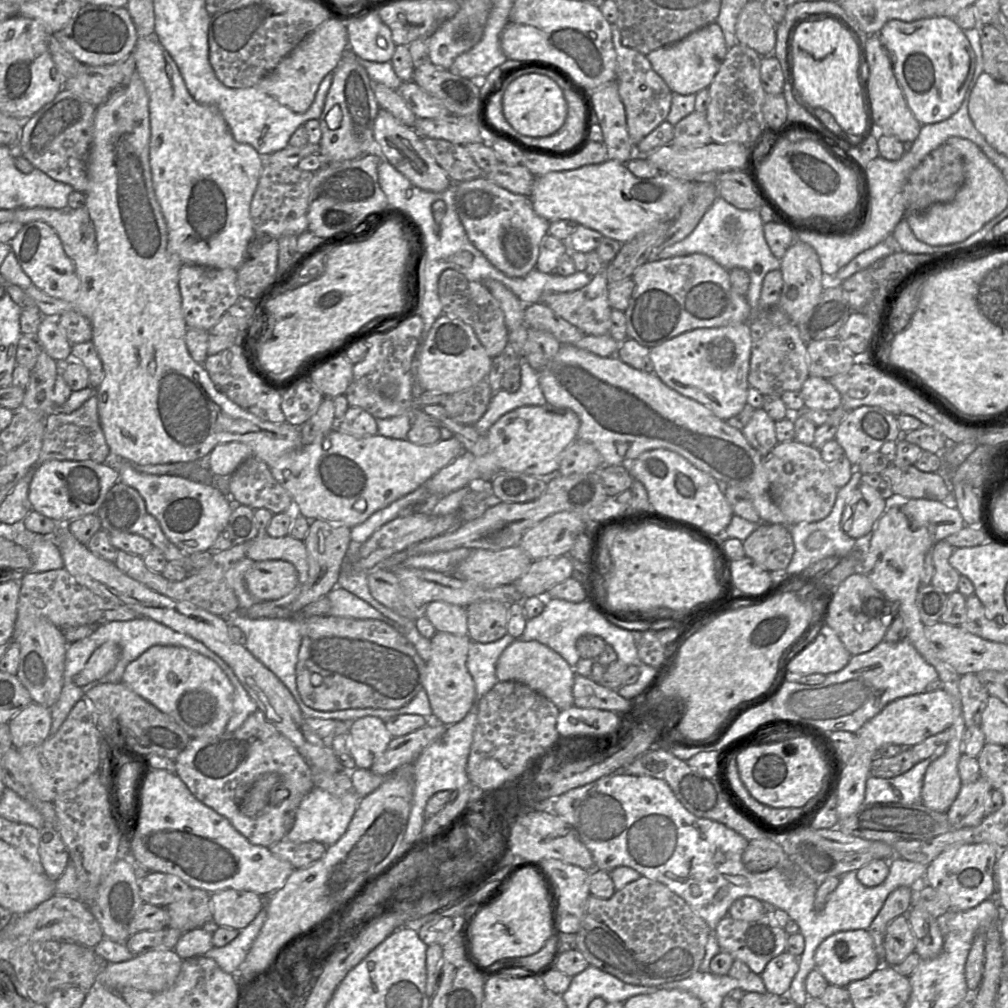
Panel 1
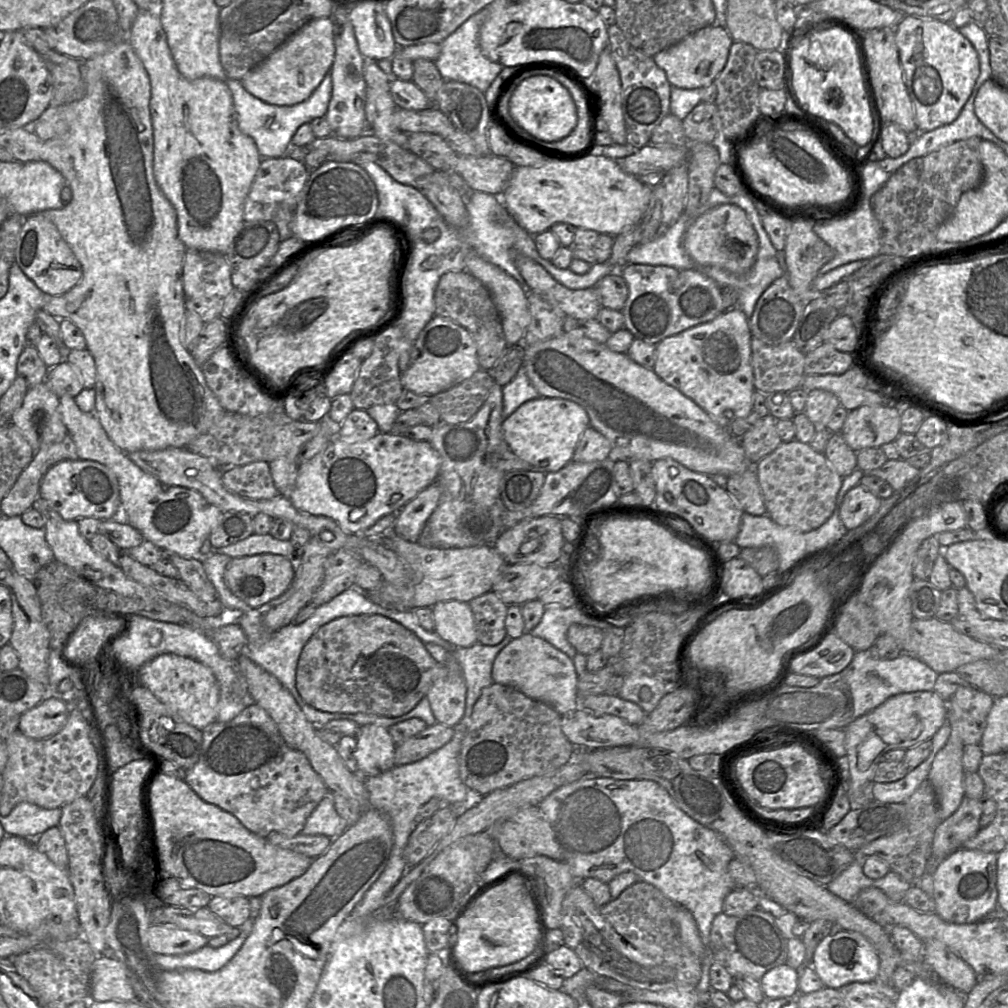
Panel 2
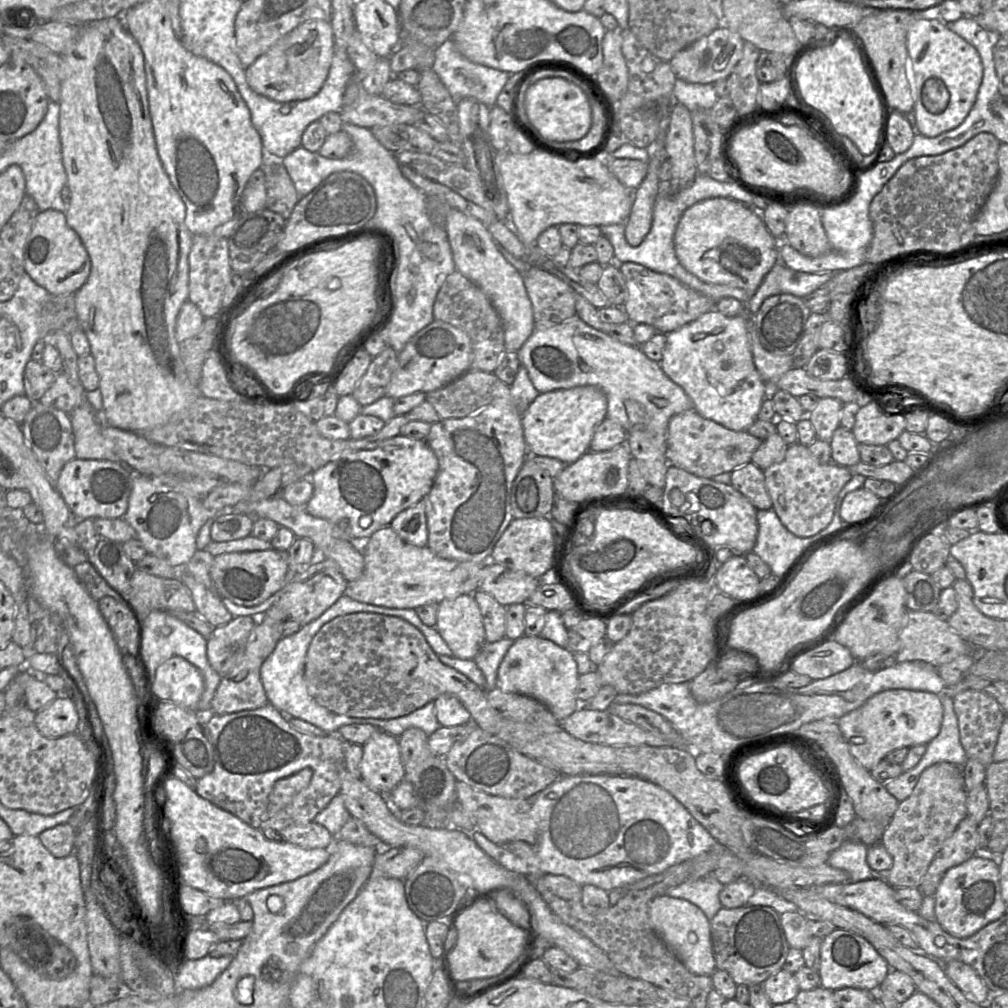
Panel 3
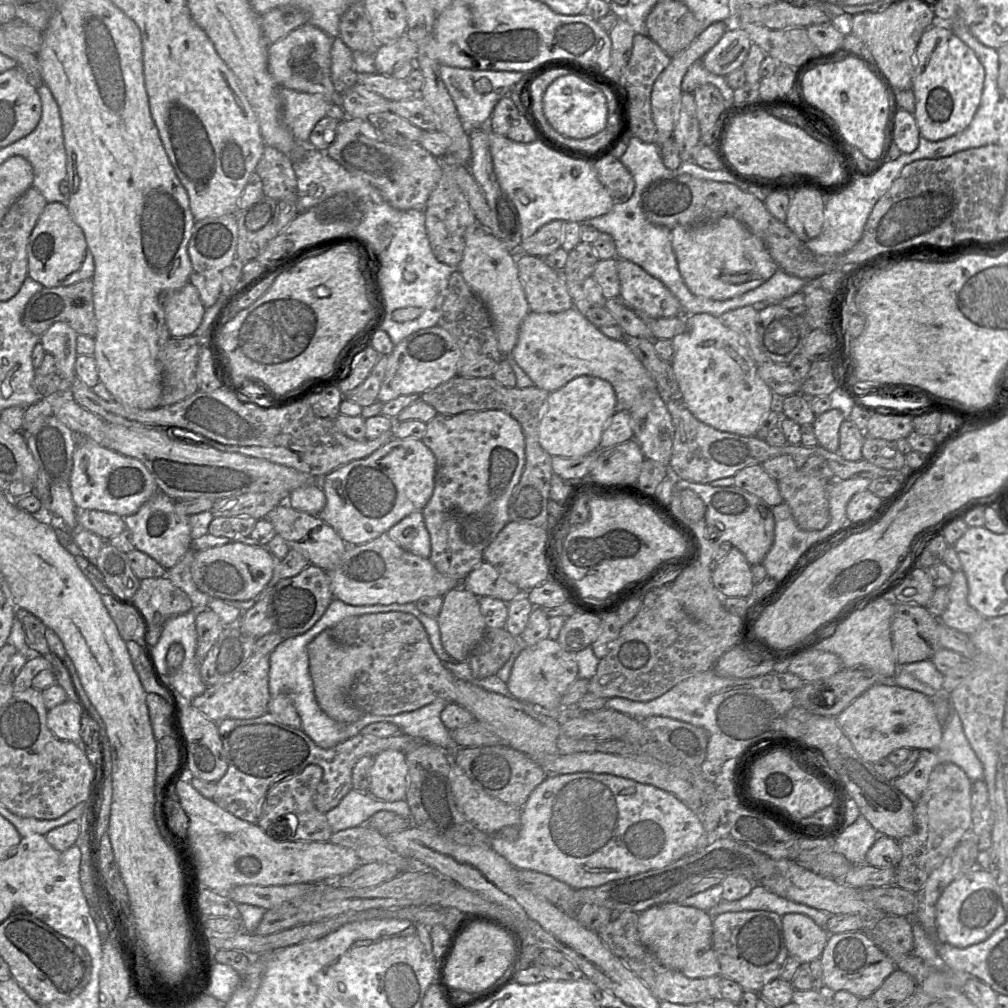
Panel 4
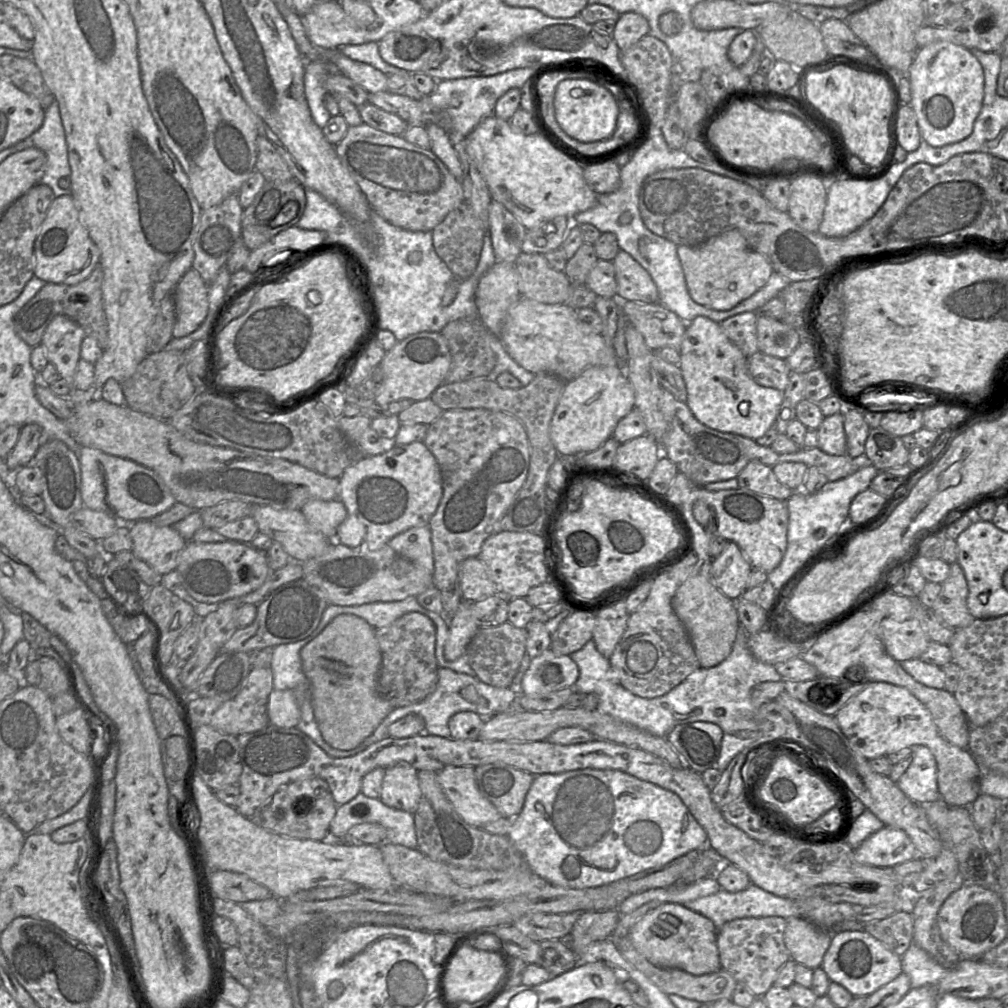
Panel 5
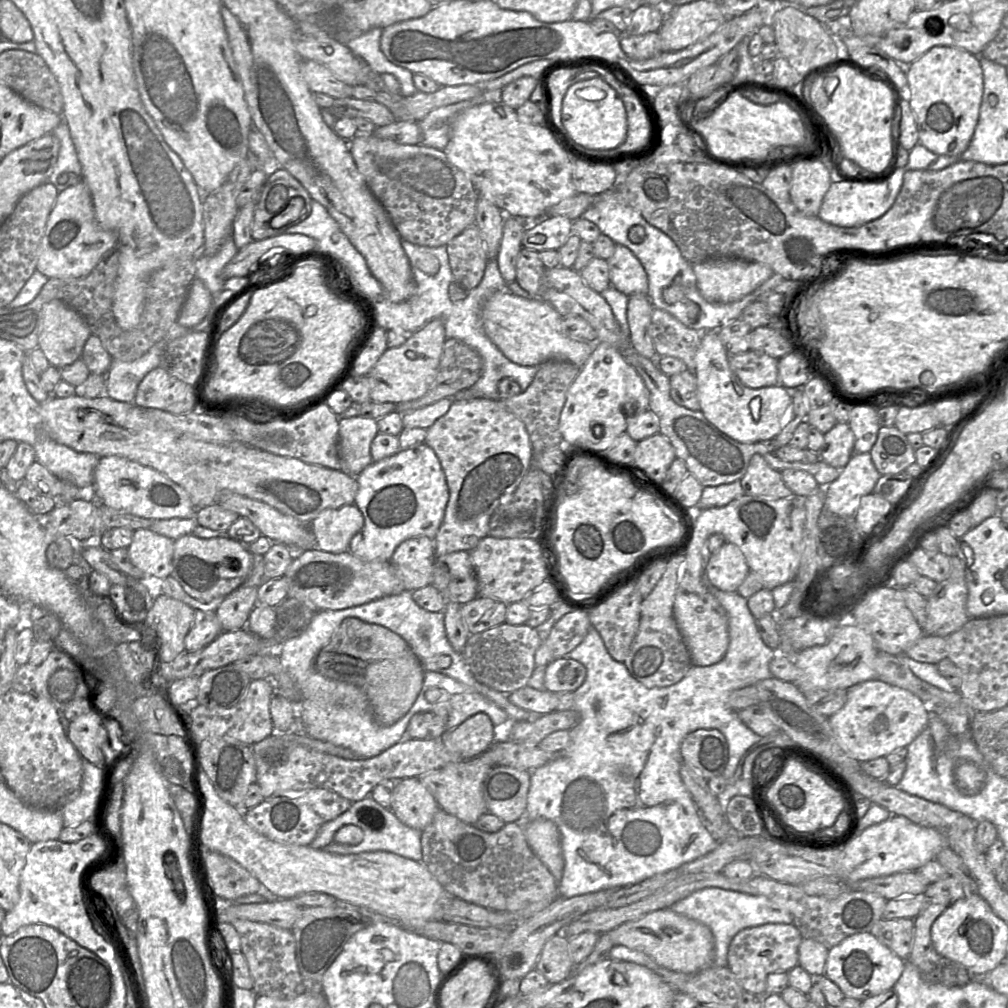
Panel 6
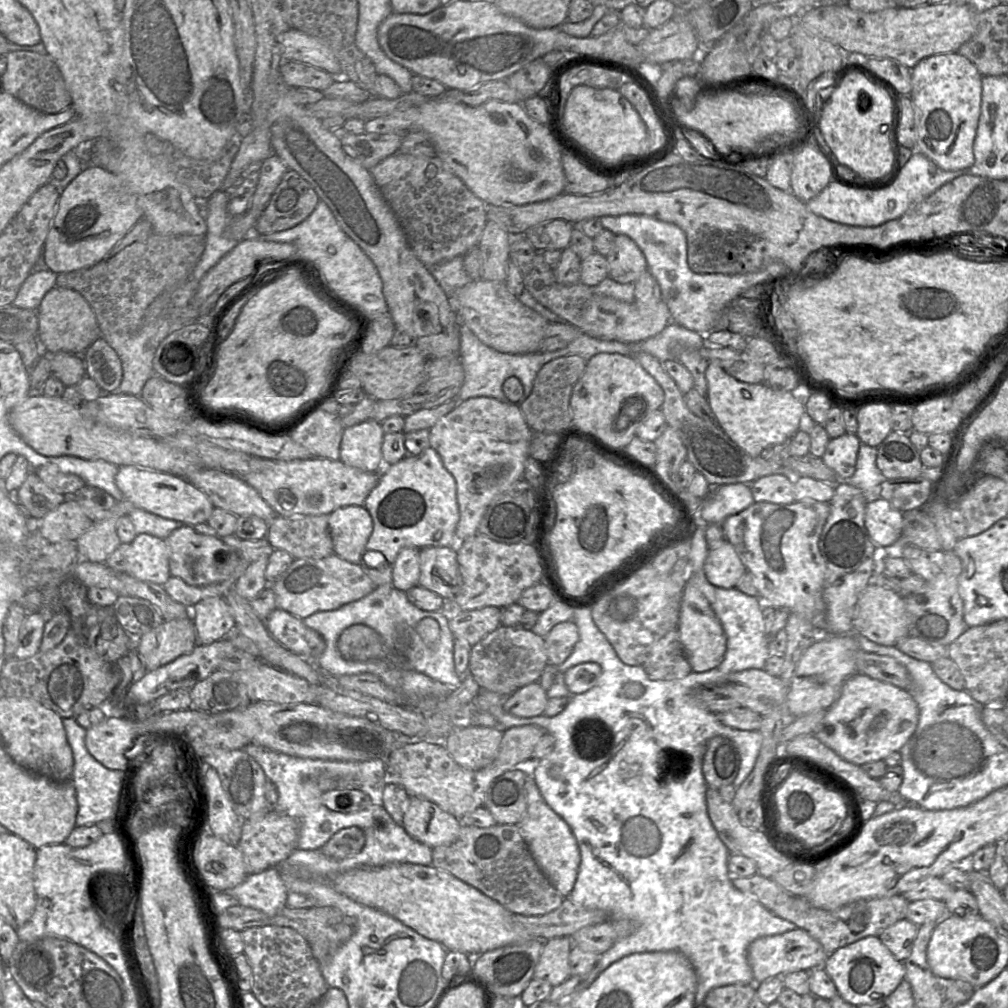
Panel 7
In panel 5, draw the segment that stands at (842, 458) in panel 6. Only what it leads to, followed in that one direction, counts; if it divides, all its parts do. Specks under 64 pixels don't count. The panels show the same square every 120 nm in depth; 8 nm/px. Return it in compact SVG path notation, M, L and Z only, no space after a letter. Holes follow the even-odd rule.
M838 412L825 417L817 429L818 448L827 454L840 456L846 454L846 435L844 413Z

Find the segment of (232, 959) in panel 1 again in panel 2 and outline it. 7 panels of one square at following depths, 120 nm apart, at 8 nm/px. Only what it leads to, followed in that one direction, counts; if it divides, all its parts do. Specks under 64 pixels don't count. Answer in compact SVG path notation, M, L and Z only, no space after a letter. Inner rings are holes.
M251 897L249 903L249 919L239 927L239 936L226 945L213 948L207 944L195 952L181 955L154 954L154 962L160 969L168 971L199 969L215 972L220 970L237 954L252 931L254 921L260 912L261 897Z

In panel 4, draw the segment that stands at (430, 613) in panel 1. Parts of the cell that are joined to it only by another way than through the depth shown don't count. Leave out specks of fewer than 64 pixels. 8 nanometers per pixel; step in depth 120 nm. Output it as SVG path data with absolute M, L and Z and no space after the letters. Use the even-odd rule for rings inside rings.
M459 587L443 596L437 617L445 651L458 662L467 661L486 631L478 597Z

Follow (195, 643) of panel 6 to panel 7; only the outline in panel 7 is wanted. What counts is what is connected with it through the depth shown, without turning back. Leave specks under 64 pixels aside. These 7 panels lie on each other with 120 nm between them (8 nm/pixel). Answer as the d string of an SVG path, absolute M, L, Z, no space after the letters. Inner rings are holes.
M209 597L187 608L191 609L189 618L195 625L197 644L209 645L235 630L235 620L224 597Z

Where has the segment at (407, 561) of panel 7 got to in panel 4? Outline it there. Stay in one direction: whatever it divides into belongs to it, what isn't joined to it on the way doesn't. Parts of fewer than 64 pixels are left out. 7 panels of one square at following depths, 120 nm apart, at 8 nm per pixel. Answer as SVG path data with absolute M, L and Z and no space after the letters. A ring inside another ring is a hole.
M422 511L404 517L387 533L402 548L422 558L430 558L431 538Z

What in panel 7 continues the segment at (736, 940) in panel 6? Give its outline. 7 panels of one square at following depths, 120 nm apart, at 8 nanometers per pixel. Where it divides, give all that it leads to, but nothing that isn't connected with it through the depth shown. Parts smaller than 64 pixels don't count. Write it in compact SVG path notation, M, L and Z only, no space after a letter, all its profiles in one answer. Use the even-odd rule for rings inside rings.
M800 928L782 934L757 938L747 949L747 960L752 969L754 985L758 985L768 978L782 977L788 972L811 971L823 967L828 955L816 939Z

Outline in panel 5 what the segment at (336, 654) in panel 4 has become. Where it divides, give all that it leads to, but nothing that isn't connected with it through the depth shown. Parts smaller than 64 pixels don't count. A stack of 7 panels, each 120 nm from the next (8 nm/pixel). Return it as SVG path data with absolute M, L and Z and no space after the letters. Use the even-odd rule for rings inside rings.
M343 614L333 619L300 652L302 670L311 683L323 735L338 749L358 747L394 709L377 689L382 654L376 630L360 617Z

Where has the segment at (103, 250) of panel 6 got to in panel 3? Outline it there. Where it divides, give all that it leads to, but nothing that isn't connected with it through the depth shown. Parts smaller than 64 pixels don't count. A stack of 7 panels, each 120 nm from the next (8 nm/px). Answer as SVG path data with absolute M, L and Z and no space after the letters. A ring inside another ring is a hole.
M48 209L37 215L25 244L24 269L34 282L53 295L75 294L84 285L90 274L90 258L79 235L67 224L64 213Z

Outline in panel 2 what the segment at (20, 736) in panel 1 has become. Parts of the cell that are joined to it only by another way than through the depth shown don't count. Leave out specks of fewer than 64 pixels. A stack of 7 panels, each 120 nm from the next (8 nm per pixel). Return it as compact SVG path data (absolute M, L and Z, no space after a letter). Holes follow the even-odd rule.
M46 696L37 706L20 716L18 730L32 739L51 738L63 729L70 712L68 703Z

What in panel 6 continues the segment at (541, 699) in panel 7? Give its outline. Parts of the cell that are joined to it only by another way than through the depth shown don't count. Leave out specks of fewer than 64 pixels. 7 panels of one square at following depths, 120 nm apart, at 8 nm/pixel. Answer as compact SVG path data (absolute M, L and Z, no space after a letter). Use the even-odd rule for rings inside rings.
M525 686L510 693L508 699L523 710L537 714L548 714L556 711L559 694Z

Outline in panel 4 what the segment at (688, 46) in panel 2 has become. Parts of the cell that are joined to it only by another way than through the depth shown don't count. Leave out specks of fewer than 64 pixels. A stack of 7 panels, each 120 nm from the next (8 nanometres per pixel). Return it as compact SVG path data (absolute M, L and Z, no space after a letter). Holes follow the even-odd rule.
M730 25L721 39L701 58L711 73L726 77L740 68L746 59L752 41L739 26Z

